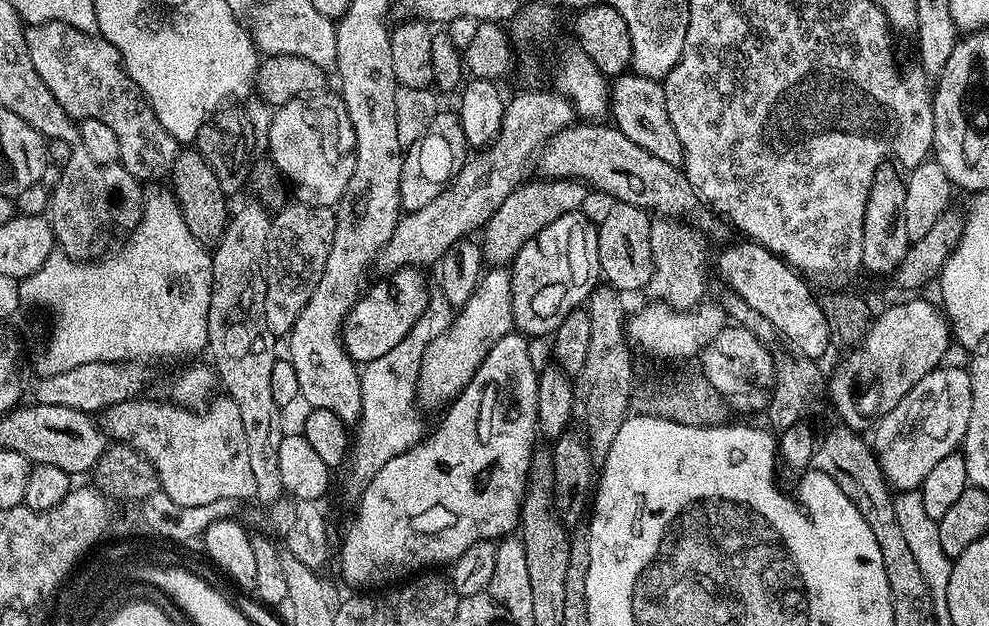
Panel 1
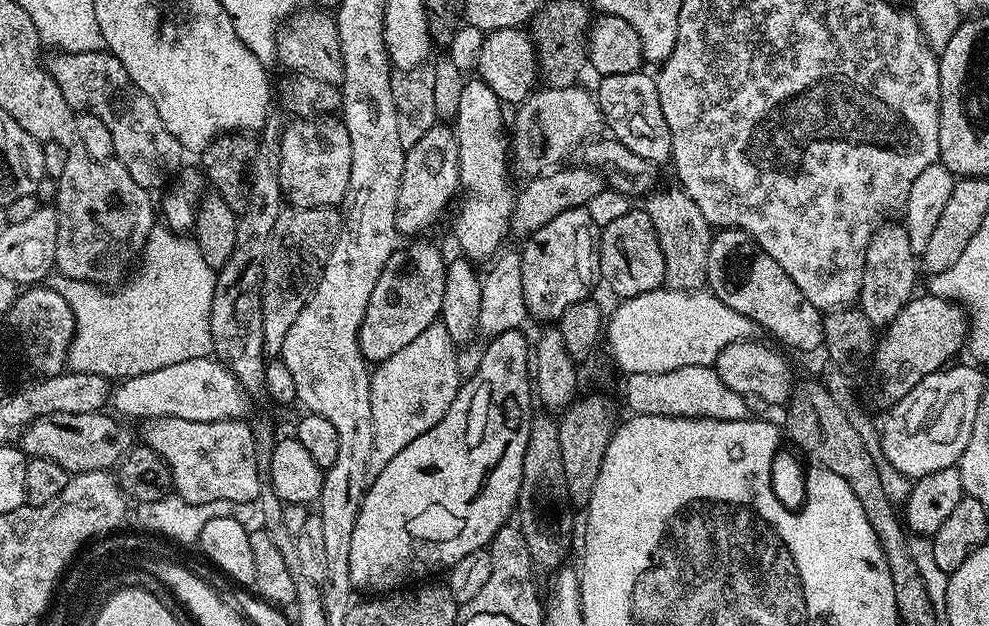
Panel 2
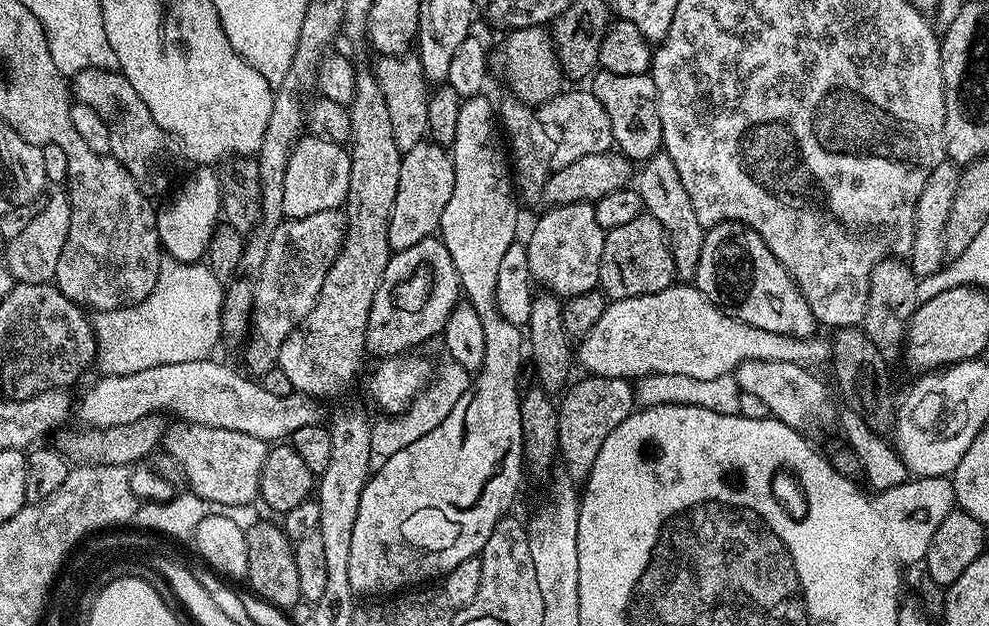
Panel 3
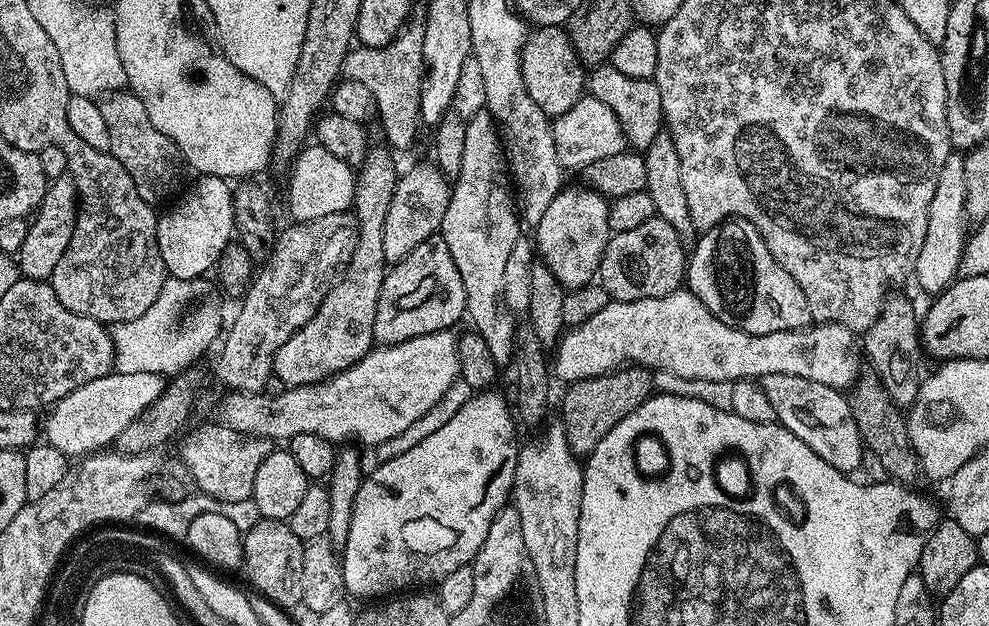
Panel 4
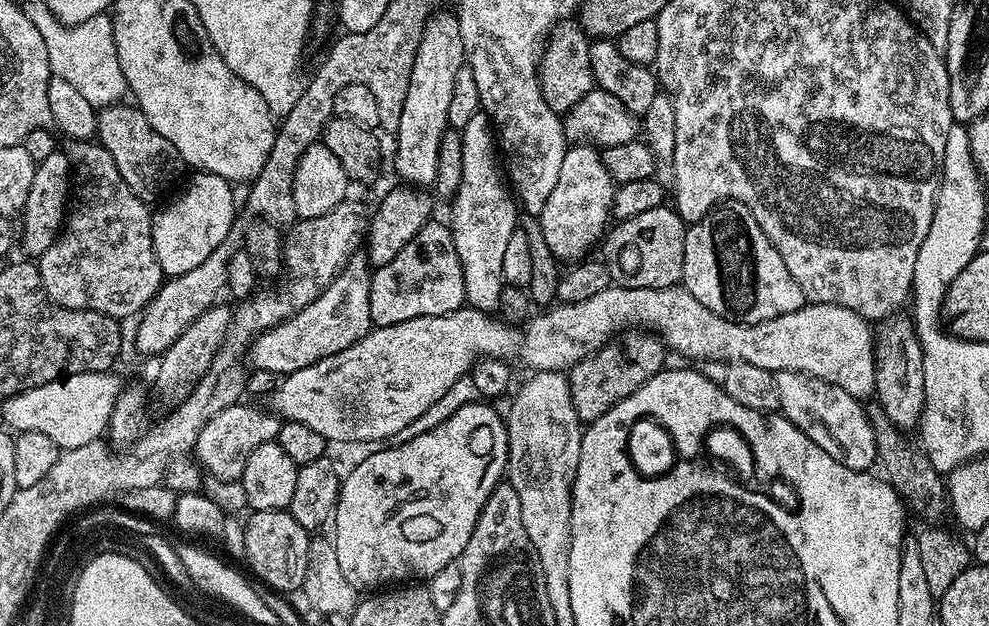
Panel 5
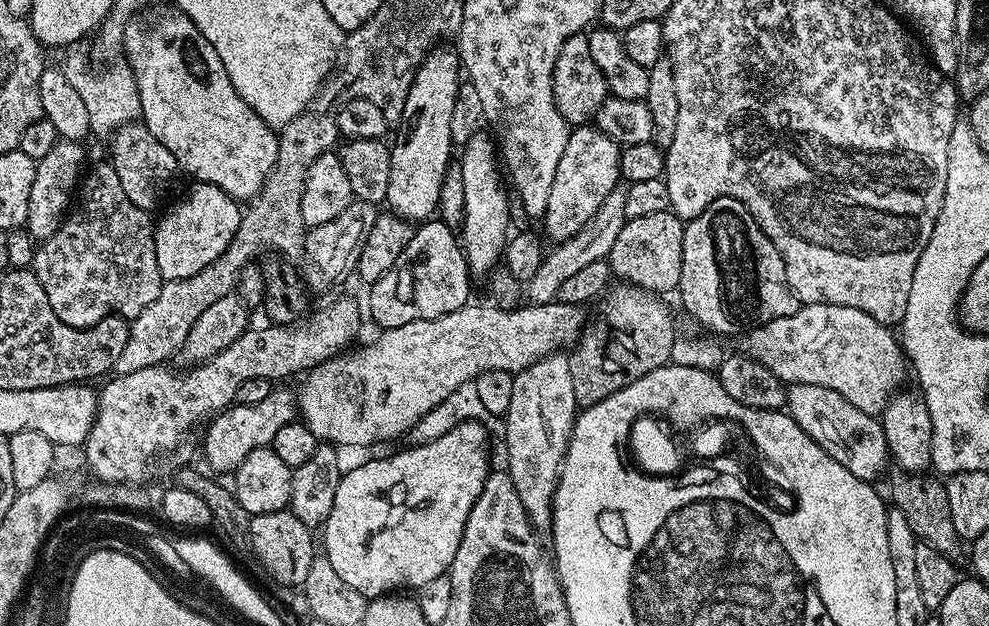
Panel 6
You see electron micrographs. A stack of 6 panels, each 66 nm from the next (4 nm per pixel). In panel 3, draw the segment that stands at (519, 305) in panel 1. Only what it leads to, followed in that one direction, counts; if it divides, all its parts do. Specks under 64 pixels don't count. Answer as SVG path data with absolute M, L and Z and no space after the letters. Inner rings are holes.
M561 204L547 209L548 213L532 228L532 237L526 240L532 280L553 296L584 296L600 282L600 259L606 229L598 226L596 209L591 204Z

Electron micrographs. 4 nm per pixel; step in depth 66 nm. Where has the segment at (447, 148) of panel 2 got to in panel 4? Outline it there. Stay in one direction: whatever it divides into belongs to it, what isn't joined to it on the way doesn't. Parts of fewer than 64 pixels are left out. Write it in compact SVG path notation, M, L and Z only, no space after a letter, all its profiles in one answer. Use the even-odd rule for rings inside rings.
M435 163L416 164L408 173L401 175L396 182L394 198L390 198L390 210L386 210L386 230L382 238L382 250L385 261L394 265L414 246L426 242L426 238L437 235L440 223L446 214L448 197L450 195L450 180Z

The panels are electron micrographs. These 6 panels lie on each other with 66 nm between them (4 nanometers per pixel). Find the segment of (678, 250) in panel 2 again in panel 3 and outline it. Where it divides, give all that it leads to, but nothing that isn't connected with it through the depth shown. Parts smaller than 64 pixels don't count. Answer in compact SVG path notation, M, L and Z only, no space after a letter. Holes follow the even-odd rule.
M658 151L639 165L634 176L634 187L644 200L647 215L658 218L658 222L662 222L666 230L670 250L674 254L677 277L684 282L695 281L698 260L702 258L702 242L706 229L702 222L698 222L698 214L694 214L694 202L690 202L690 194L686 194L682 178L678 178L678 166L674 166L667 152Z

